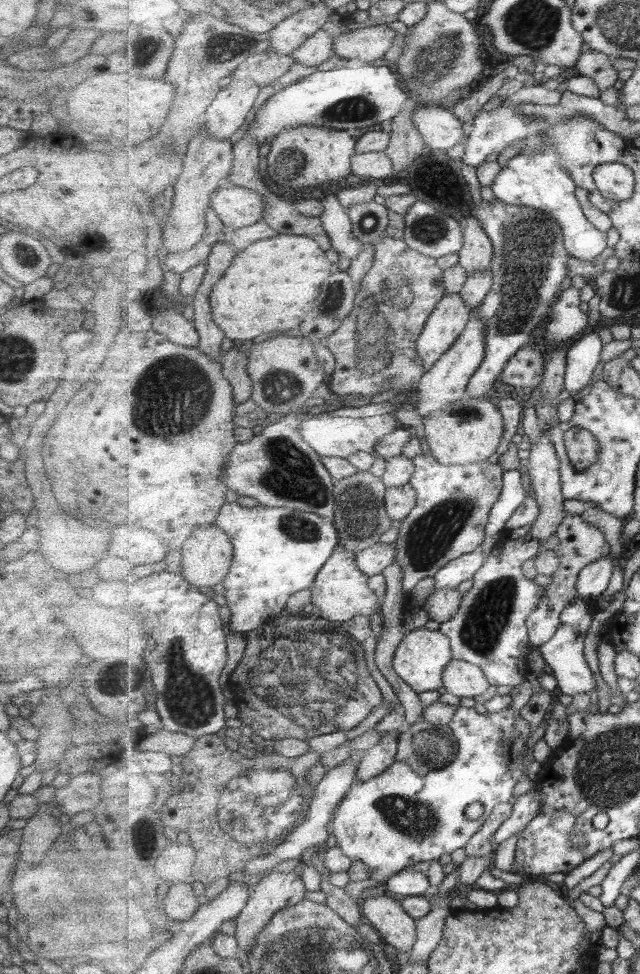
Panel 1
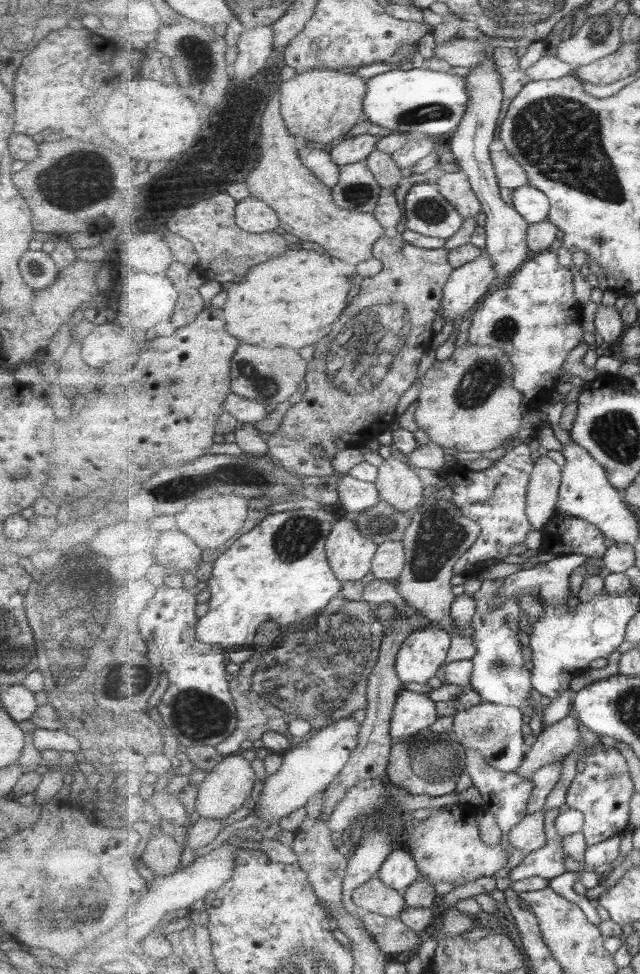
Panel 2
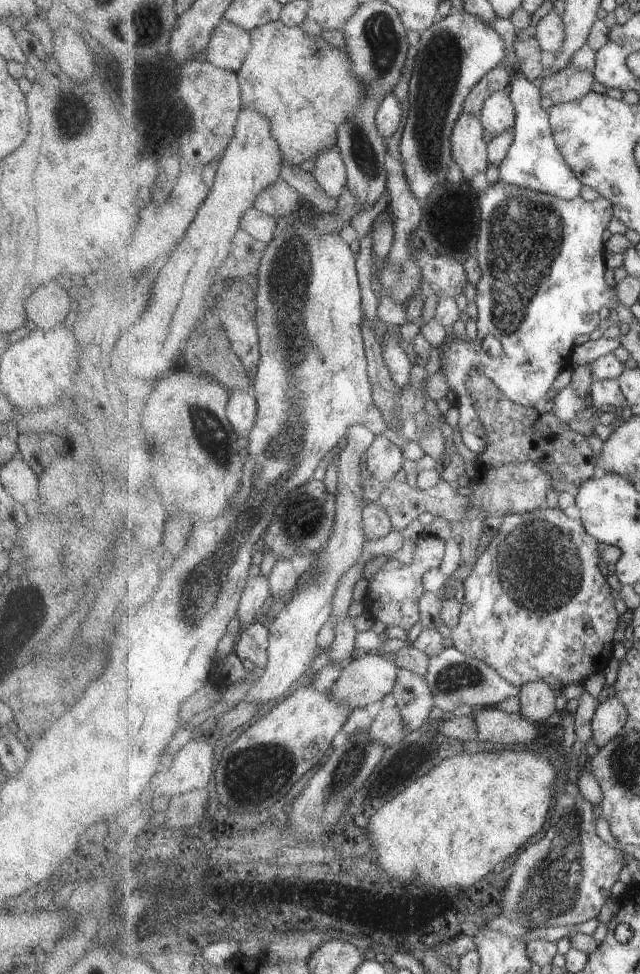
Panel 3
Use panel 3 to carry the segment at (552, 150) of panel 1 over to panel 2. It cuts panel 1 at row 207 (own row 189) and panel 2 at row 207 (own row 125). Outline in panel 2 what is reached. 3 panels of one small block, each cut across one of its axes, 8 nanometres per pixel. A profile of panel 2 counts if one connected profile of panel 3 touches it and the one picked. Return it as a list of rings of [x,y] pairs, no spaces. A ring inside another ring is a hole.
[[[531,184],[514,191],[513,205],[529,224],[547,221],[552,207],[547,194]]]

